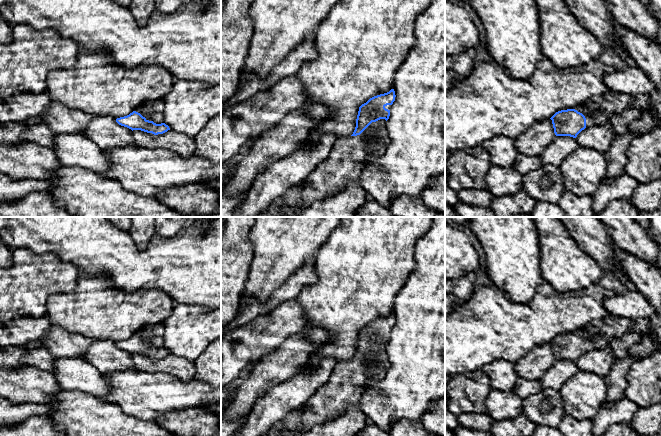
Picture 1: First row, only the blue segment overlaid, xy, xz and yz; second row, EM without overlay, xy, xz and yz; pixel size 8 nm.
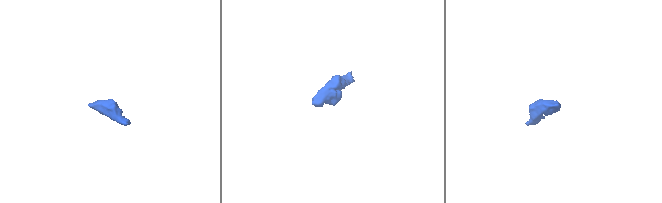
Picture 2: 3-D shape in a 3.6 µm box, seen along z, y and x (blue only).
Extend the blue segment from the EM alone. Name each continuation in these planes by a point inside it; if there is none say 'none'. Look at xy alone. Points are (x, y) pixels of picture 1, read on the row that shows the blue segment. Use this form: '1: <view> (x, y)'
1: xy (152, 110)

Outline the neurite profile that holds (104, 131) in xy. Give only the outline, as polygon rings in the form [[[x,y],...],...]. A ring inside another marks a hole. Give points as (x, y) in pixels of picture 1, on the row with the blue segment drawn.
[[[94,116],[82,135],[103,151],[135,146],[132,130],[119,125],[112,116]]]

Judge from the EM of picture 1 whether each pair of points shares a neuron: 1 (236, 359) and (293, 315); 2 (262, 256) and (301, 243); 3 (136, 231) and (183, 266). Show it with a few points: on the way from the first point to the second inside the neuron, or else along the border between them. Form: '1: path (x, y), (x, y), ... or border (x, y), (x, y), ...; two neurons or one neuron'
1: path (250, 345), (258, 337), (279, 324); one neuron
2: path (272, 256), (285, 243), (291, 243); one neuron
3: border (128, 232), (141, 249), (144, 249), (155, 235); two neurons

